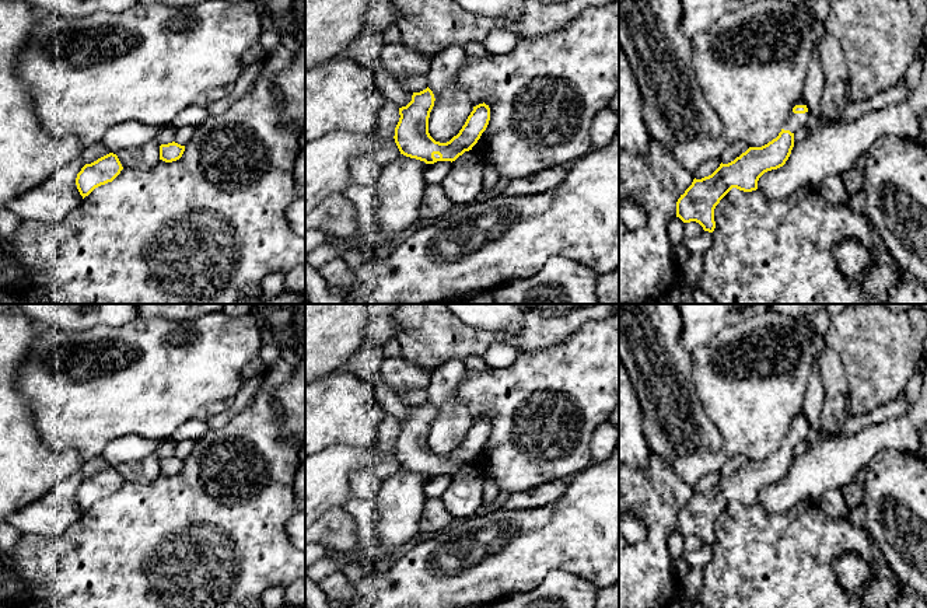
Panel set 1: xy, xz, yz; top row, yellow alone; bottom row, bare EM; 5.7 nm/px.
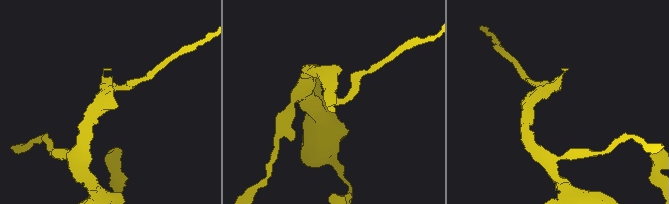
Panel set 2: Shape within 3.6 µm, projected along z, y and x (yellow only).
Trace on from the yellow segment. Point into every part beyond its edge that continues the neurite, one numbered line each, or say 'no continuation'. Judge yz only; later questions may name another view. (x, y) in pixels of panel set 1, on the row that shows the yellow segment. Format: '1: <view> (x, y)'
1: yz (796, 121)

